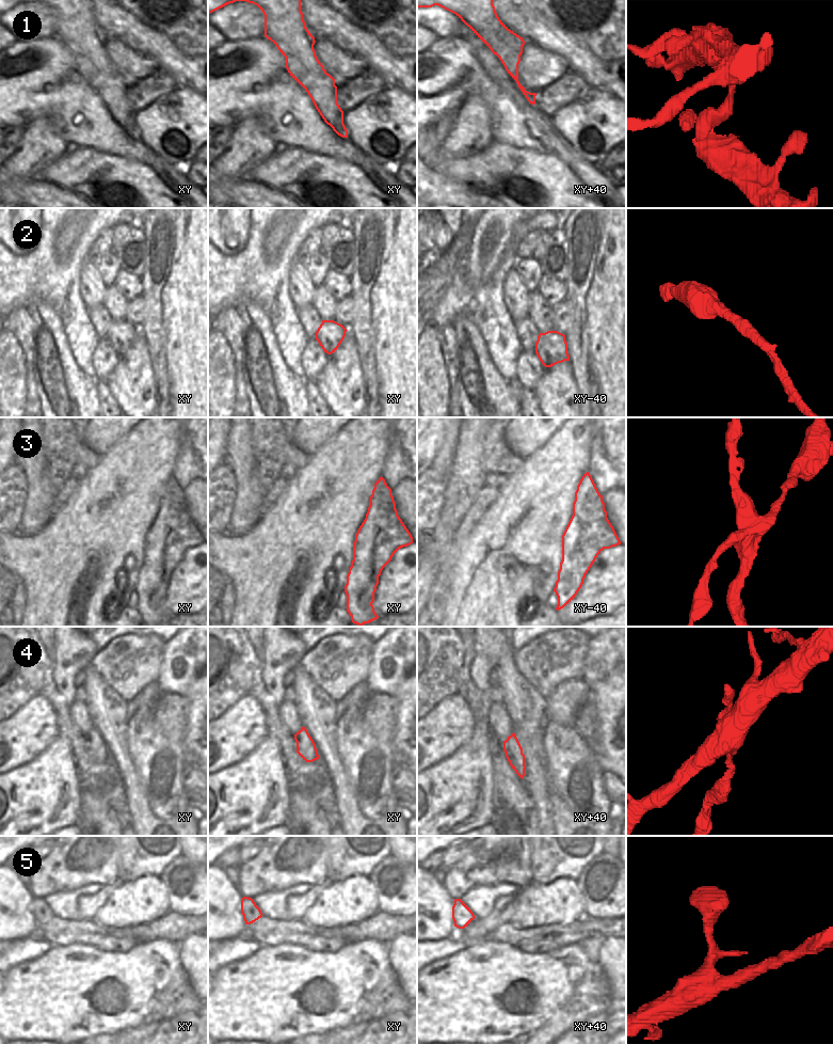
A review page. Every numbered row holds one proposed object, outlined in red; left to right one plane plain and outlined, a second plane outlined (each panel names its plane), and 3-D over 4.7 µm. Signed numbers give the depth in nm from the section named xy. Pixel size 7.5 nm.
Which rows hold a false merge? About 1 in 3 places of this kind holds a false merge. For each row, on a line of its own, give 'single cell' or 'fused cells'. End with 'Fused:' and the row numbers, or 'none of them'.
1: single cell
2: single cell
3: fused cells
4: fused cells
5: single cell
Fused: 3, 4

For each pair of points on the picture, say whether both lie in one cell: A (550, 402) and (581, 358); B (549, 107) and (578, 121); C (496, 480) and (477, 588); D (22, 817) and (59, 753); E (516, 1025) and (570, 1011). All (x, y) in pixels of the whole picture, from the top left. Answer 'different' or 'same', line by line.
A: different
B: different
C: different
D: same
E: different

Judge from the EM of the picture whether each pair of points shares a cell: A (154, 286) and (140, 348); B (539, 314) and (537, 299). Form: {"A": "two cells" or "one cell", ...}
{"A": "two cells", "B": "one cell"}

